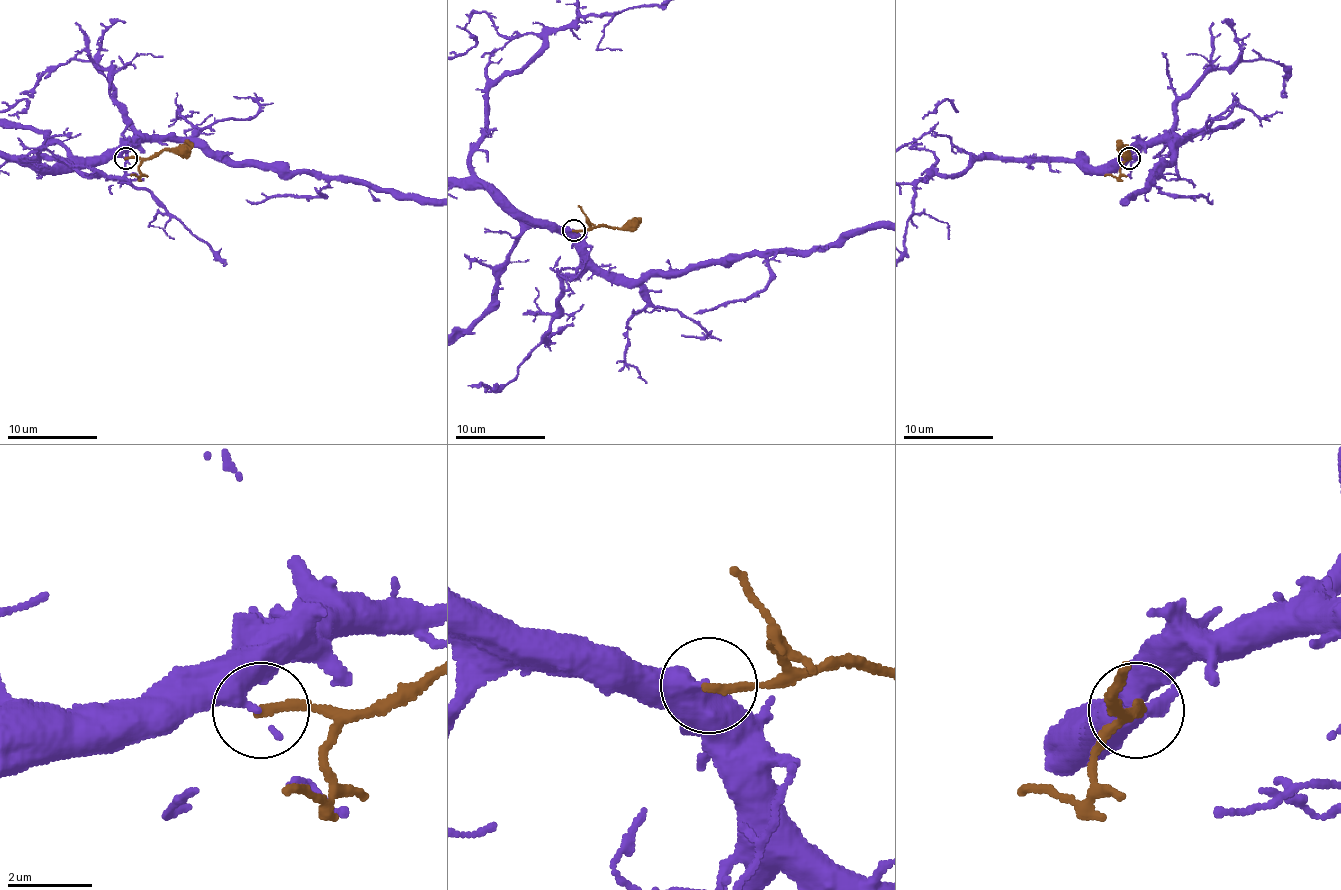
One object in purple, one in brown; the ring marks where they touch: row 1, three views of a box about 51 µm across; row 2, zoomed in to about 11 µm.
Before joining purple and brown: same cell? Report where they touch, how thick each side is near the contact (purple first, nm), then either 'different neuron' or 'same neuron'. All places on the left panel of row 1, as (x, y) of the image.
at (125, 158); 380 nm thick on the purple side, 240 nm on the other; different neuron

